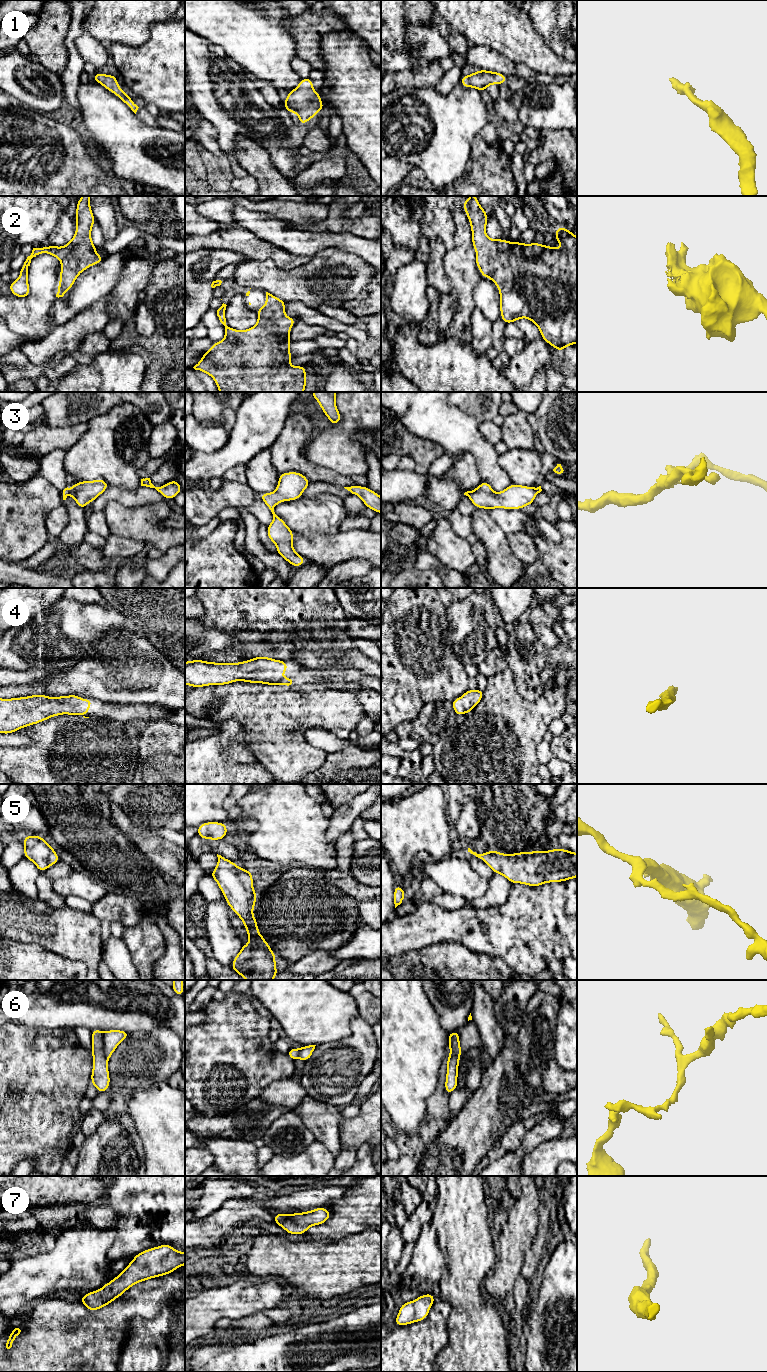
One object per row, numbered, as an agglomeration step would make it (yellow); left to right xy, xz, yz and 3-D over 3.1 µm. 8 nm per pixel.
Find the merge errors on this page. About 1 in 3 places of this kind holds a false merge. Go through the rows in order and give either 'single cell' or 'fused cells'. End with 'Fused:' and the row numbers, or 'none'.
1: single cell
2: single cell
3: single cell
4: single cell
5: single cell
6: fused cells
7: single cell
Fused: 6

